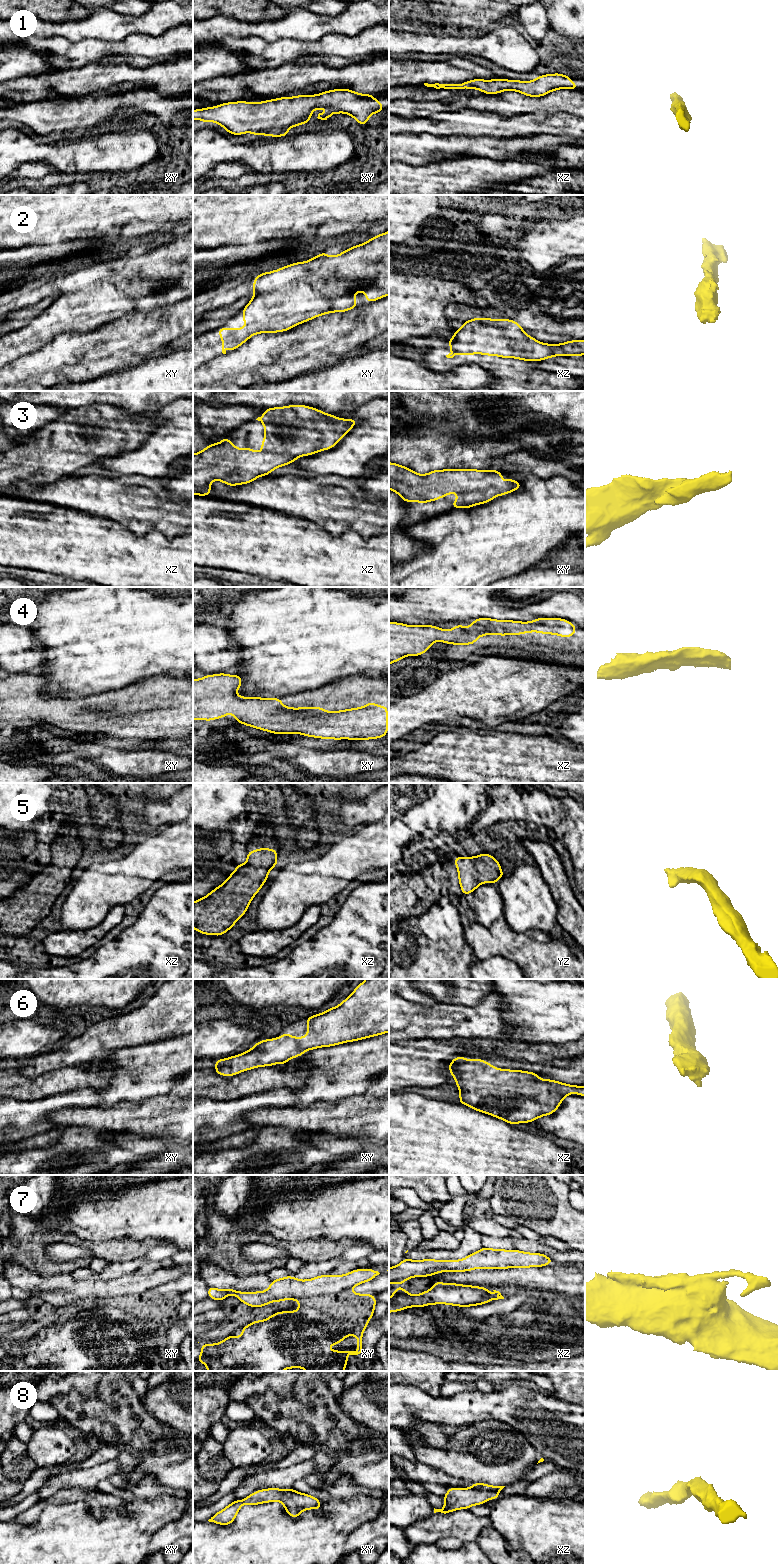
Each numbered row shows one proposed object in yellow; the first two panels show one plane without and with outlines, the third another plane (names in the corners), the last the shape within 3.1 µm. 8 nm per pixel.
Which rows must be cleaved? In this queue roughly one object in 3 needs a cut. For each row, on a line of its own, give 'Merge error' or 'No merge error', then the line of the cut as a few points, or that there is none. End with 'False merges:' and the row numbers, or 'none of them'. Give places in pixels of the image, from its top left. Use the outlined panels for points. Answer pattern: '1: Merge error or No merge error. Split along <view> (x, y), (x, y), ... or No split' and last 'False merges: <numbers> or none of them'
1: No merge error. No split
2: No merge error. No split
3: No merge error. No split
4: No merge error. No split
5: No merge error. No split
6: No merge error. No split
7: Merge error. Split along xy (336, 1275), (351, 1275), (356, 1278)
8: No merge error. No split
False merges: 7

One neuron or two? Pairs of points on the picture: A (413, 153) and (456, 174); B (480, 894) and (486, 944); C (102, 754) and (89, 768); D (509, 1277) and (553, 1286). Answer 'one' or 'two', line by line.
A: two
B: two
C: two
D: one

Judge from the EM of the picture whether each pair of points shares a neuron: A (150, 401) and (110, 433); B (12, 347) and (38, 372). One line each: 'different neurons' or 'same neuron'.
A: different neurons
B: different neurons

